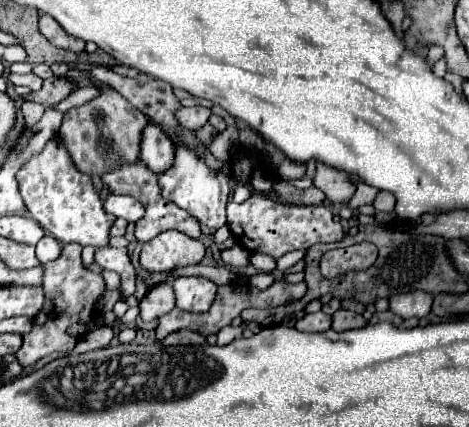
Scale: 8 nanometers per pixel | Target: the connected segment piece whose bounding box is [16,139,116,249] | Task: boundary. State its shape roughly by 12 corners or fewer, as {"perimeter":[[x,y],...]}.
{"perimeter":[[52,139],[16,173],[30,215],[60,243],[108,247],[90,175]]}

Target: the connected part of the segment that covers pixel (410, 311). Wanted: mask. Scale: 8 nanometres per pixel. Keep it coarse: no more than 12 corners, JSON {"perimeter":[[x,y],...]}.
{"perimeter":[[408,291],[390,297],[390,311],[426,317],[434,295]]}

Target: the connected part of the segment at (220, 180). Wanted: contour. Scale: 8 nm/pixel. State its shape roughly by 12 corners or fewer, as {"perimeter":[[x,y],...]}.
{"perimeter":[[178,143],[158,175],[166,201],[198,223],[226,225],[230,175]]}

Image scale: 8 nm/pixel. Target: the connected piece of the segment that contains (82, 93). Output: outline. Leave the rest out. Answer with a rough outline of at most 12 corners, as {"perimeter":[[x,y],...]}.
{"perimeter":[[96,87],[76,89],[52,109],[64,111],[96,97]]}

